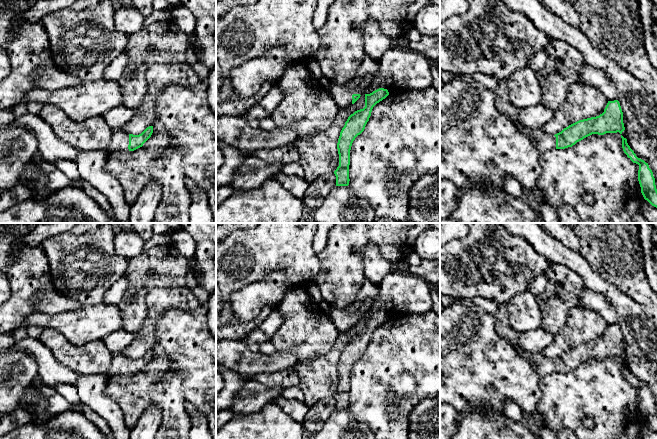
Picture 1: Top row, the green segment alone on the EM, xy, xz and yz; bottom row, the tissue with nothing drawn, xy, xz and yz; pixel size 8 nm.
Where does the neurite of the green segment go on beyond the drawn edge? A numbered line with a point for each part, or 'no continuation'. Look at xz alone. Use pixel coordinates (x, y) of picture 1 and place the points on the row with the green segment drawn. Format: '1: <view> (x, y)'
1: xz (341, 94)

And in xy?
1: xy (119, 142)

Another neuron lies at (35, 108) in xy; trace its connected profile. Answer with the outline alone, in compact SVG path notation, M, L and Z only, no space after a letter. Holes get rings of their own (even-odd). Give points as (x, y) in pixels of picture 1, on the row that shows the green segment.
M30 102L27 104L28 112L39 116L42 110L42 106L43 105L38 102Z

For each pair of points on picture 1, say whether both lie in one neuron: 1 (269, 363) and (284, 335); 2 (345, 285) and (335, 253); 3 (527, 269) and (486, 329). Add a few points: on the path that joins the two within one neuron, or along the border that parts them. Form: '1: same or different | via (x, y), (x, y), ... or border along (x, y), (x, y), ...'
1: different | border along (276, 349), (287, 350), (296, 345), (298, 358)
2: same | via (341, 277), (341, 261)
3: different | border along (480, 295), (492, 298), (499, 303)

